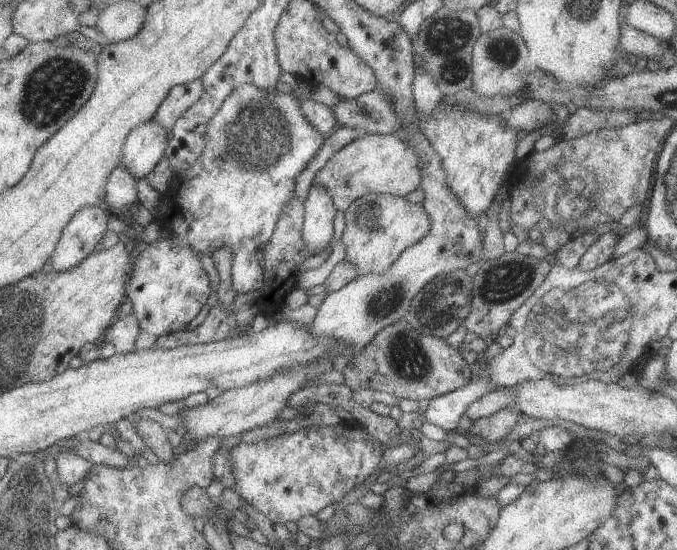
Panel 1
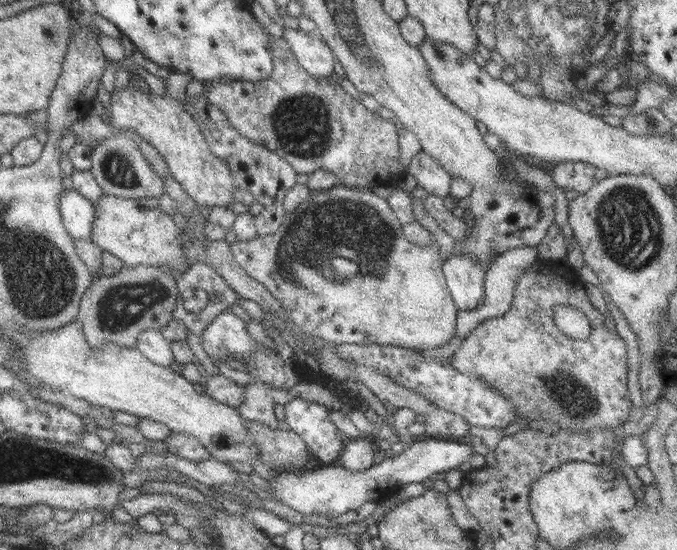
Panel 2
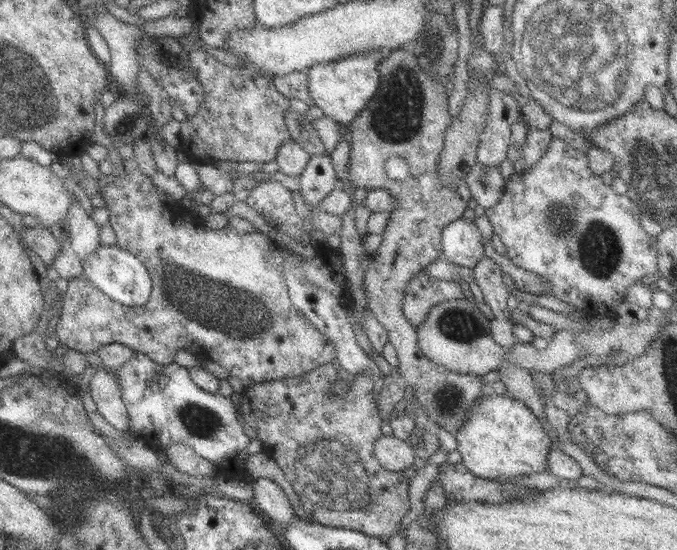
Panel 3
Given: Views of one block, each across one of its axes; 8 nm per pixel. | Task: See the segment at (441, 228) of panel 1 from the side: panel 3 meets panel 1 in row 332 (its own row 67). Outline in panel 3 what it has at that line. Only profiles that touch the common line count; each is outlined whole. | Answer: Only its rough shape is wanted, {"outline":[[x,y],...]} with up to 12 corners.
{"outline":[[384,48],[308,68],[326,117],[350,124],[379,89]]}

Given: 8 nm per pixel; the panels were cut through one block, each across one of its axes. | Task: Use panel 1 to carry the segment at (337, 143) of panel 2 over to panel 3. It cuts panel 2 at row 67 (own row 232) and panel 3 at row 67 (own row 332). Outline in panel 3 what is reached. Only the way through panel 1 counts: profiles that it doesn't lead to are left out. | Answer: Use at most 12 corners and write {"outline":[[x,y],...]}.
{"outline":[[186,36],[203,88],[184,144],[198,158],[267,163],[292,141],[289,98],[254,68],[227,66]]}

